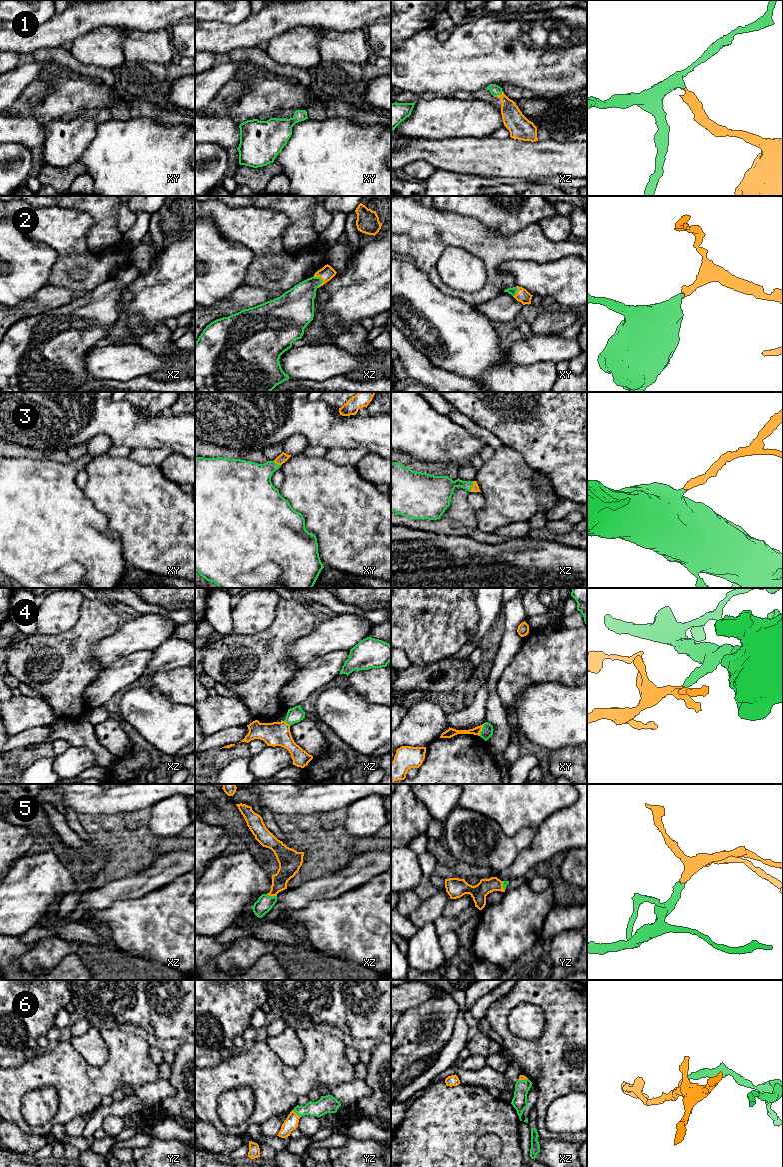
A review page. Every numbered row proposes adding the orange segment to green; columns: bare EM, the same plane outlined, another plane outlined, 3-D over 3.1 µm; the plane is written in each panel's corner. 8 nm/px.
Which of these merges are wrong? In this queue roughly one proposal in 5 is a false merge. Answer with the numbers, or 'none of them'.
4

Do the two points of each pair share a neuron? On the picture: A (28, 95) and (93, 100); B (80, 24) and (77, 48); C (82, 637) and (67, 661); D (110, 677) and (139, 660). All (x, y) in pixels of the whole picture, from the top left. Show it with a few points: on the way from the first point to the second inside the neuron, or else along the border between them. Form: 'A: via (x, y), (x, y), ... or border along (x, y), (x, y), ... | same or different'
A: via (44, 88), (53, 88), (62, 95), (77, 95) | same
B: border along (99, 26), (77, 36), (67, 46) | different
C: via (77, 643), (69, 655) | same
D: via (117, 676), (132, 666) | same

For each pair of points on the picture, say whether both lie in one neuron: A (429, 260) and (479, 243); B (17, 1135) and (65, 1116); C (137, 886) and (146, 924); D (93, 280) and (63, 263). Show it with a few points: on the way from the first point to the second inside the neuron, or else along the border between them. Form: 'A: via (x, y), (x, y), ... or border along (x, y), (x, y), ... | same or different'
A: via (438, 247), (445, 240), (466, 240) | same
B: border along (10, 1121), (13, 1121), (27, 1133), (47, 1137) | different
C: border along (161, 886), (137, 898), (117, 901) | different
D: via (92, 270), (84, 262), (73, 262) | same

